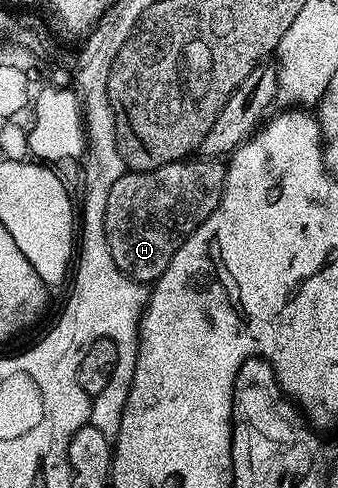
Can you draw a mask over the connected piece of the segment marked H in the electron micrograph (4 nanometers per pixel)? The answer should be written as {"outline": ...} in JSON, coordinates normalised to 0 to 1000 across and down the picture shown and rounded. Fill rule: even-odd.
{"outline":[[[589,320],[450,348],[376,348],[322,393],[305,453],[334,533],[393,574],[456,580],[524,508],[645,426],[669,387],[672,344],[642,324]]]}

